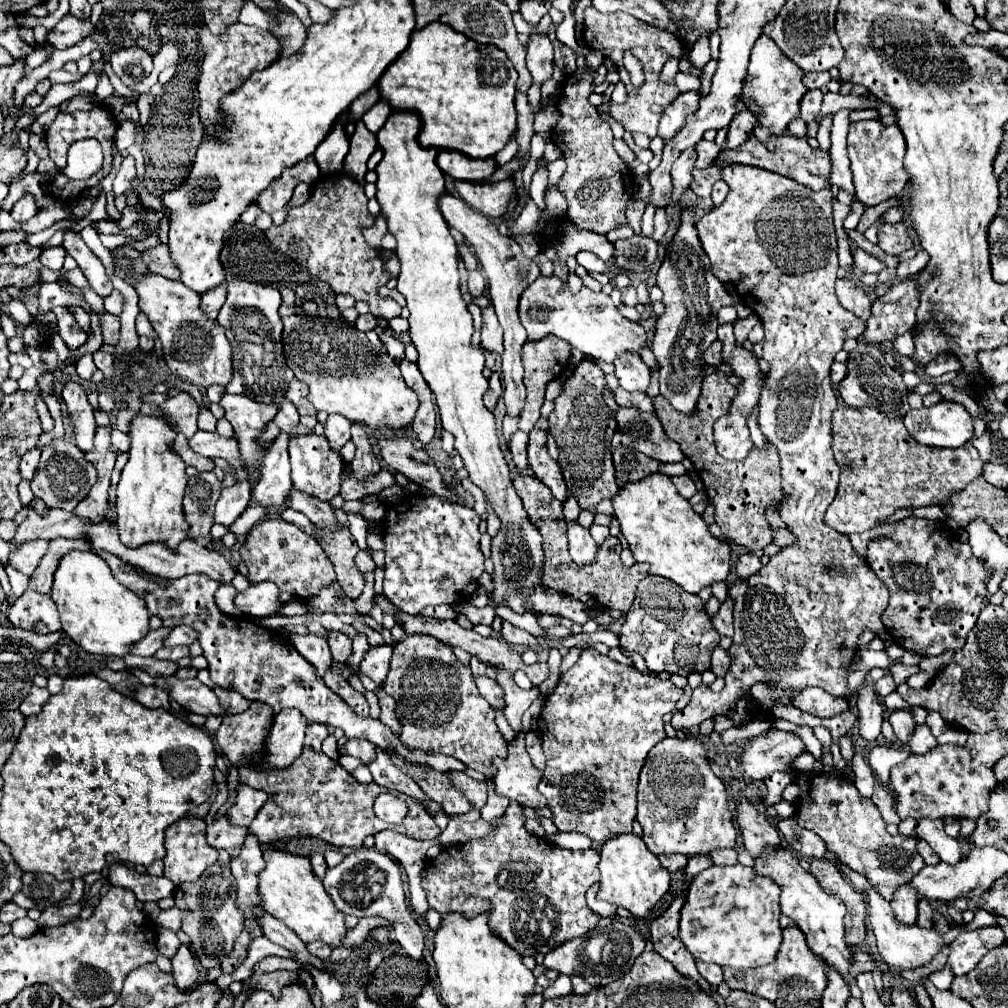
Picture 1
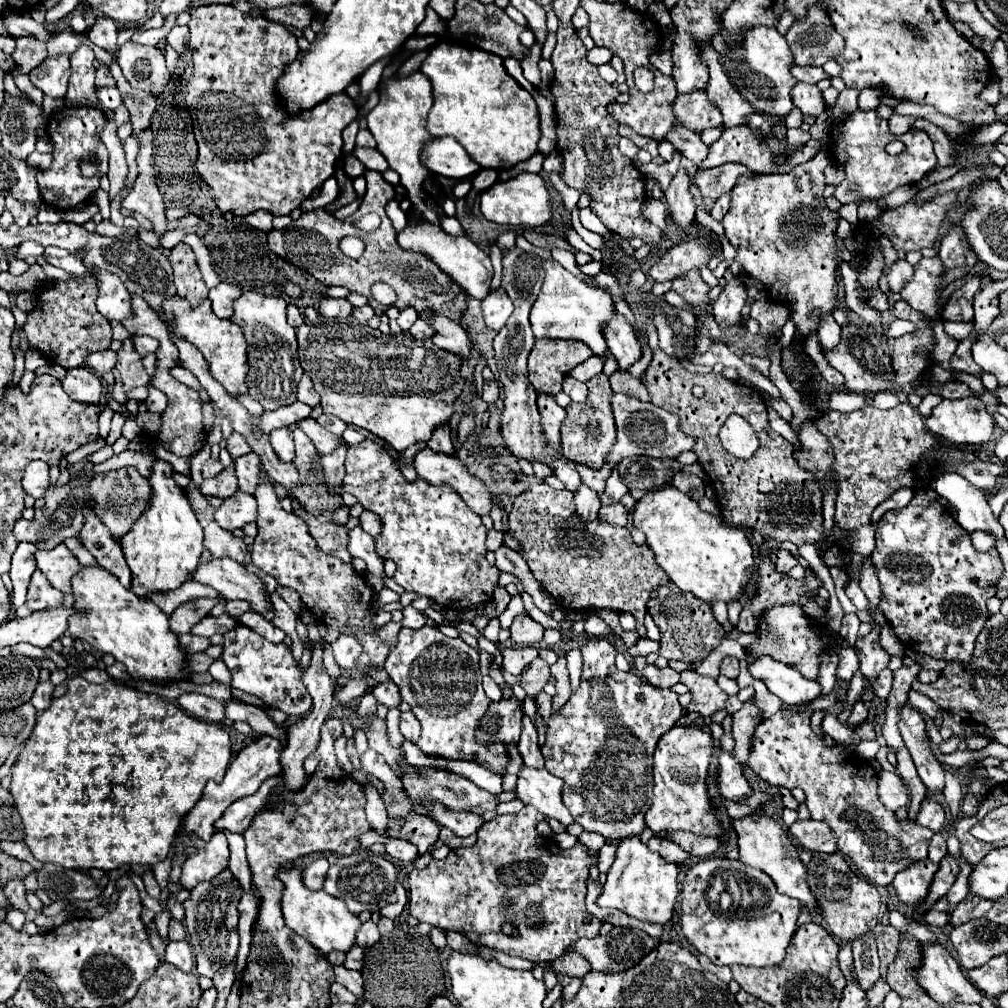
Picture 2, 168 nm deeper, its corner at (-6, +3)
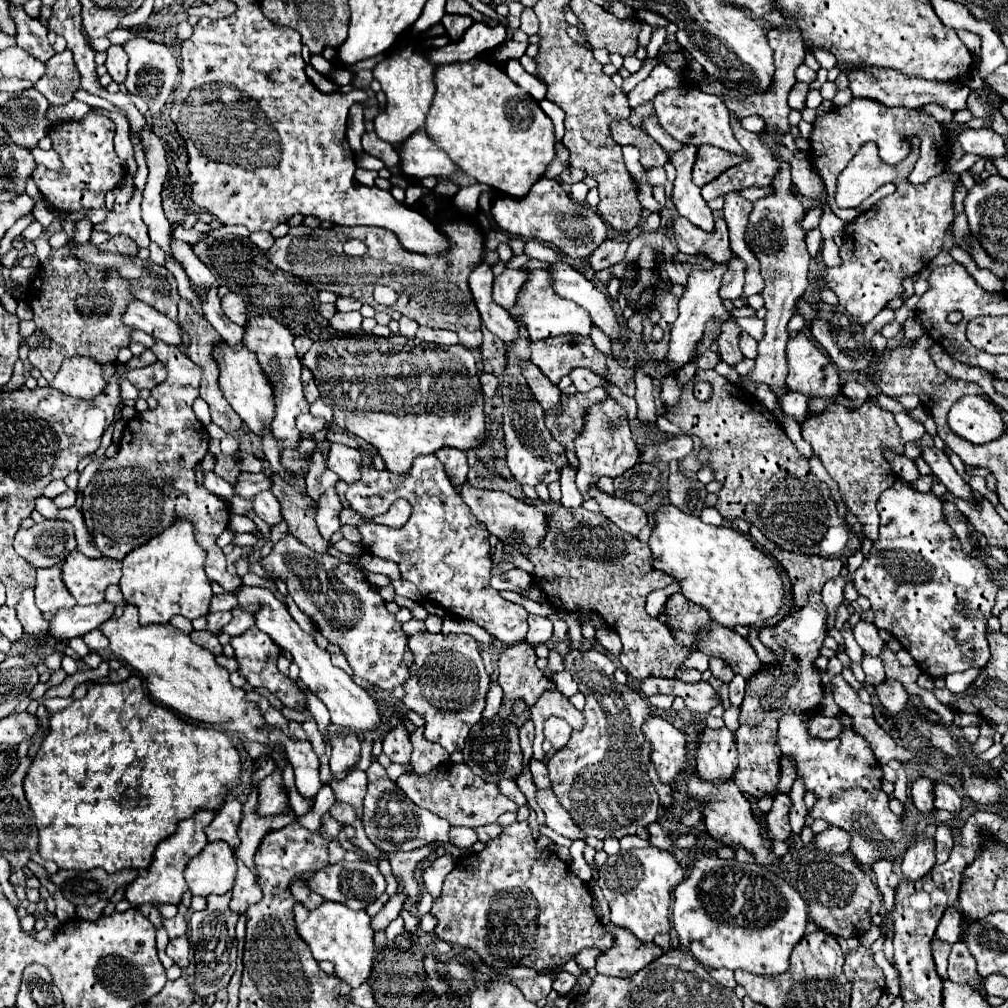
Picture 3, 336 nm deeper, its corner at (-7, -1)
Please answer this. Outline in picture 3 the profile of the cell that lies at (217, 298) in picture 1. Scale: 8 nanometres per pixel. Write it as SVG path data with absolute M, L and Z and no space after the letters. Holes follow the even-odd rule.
M228 293L224 299L222 299L222 309L224 309L224 315L238 323L238 325L246 325L246 303L240 295L236 293Z

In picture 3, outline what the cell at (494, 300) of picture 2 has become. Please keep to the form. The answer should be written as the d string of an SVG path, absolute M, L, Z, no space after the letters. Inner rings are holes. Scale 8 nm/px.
M506 269L502 275L494 279L492 299L504 309L510 309L512 305L516 305L516 293L520 291L524 281L526 281L526 273L522 269Z

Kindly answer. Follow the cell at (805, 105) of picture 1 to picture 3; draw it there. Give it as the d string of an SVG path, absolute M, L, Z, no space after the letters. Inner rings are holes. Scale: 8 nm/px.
M796 83L796 85L792 87L792 93L788 95L788 105L790 105L792 109L802 111L802 109L804 109L806 95L808 95L808 85L806 85L806 83Z

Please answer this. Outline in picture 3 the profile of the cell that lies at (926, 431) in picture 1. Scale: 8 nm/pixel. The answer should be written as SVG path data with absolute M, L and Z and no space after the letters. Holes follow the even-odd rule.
M968 395L958 399L948 413L950 429L974 445L1000 439L1004 433L1002 413L984 397Z

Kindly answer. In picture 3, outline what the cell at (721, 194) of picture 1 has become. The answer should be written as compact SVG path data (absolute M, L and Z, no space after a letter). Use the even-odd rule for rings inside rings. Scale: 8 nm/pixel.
M678 217L674 219L674 239L680 253L688 255L704 255L710 261L728 261L733 259L730 253L730 241L727 225L724 219L716 220L713 232L707 233L692 225L688 219Z

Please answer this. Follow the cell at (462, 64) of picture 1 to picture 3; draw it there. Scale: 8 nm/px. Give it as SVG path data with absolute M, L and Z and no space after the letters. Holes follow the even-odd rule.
M472 59L468 63L450 63L440 65L434 75L436 95L432 107L425 119L425 130L428 137L448 153L448 157L478 183L490 185L492 189L520 199L530 193L530 187L544 177L544 171L556 155L556 139L552 135L552 121L540 109L538 101L520 89L500 67L490 65L484 59Z

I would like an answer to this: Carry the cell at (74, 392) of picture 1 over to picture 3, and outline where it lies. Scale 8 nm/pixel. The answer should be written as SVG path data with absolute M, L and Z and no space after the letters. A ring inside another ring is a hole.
M66 357L50 385L70 397L90 399L102 393L106 381L102 377L102 365L92 361L92 357Z

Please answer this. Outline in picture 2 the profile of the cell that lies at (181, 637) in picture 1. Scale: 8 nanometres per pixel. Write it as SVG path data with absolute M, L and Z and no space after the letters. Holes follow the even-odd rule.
M227 615L221 617L203 617L193 629L191 635L201 635L201 637L213 637L215 633L227 633L229 629L233 629L237 625L237 619L231 619Z

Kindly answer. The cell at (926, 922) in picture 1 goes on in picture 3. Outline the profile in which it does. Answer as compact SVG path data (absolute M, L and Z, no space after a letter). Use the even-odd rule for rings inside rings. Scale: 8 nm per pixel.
M948 907L944 911L944 917L940 919L938 923L938 929L936 929L936 937L940 941L946 941L950 945L954 945L958 939L960 939L960 921L962 921L962 915L956 907Z

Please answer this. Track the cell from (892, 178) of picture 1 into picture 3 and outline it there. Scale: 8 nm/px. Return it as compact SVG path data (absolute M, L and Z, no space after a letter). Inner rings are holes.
M852 97L850 103L846 103L844 107L834 107L832 111L818 115L812 123L812 131L810 131L810 147L812 147L812 161L814 161L814 169L818 171L818 175L822 177L826 189L828 189L828 203L832 207L832 211L844 221L850 223L852 219L856 219L860 213L868 211L876 201L888 197L890 193L896 191L894 183L882 185L882 189L878 189L872 197L868 197L860 207L856 209L842 209L836 205L834 201L834 193L836 193L836 179L842 173L842 169L848 165L848 161L856 155L856 151L866 143L866 141L874 141L878 145L878 153L880 159L884 163L898 163L902 161L908 153L910 153L910 137L918 137L922 141L920 145L920 159L918 159L918 169L914 169L910 173L910 183L926 183L930 177L940 175L946 169L948 157L944 153L944 125L938 123L934 117L930 117L926 111L922 109L904 109L904 107L884 107L878 101L872 99L864 99L864 97Z

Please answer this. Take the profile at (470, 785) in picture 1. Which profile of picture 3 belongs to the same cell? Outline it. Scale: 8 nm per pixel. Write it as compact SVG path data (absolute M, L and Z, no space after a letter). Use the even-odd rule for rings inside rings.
M442 763L432 773L418 777L414 773L404 773L396 781L396 785L414 801L416 805L428 809L430 813L446 819L450 825L464 825L464 827L482 827L494 823L502 813L518 811L518 805L510 801L506 795L500 793L496 783L486 783L468 769L466 763Z

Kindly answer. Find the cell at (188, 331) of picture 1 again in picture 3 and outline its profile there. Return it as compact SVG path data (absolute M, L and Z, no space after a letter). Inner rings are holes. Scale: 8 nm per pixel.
M222 345L216 353L216 361L220 365L220 389L232 409L238 413L238 417L248 425L248 429L262 437L262 429L270 429L272 417L274 417L274 393L272 383L268 381L266 373L262 373L262 367L256 361L256 355L252 355L246 347L240 351L234 351L228 345Z

